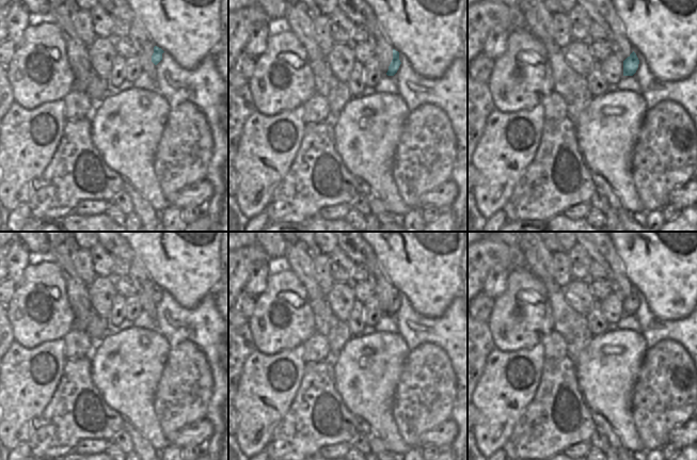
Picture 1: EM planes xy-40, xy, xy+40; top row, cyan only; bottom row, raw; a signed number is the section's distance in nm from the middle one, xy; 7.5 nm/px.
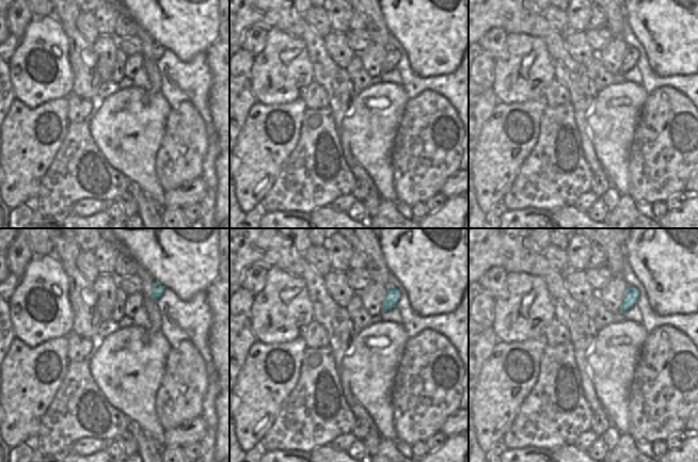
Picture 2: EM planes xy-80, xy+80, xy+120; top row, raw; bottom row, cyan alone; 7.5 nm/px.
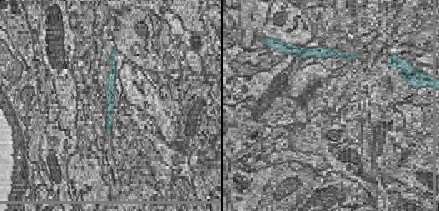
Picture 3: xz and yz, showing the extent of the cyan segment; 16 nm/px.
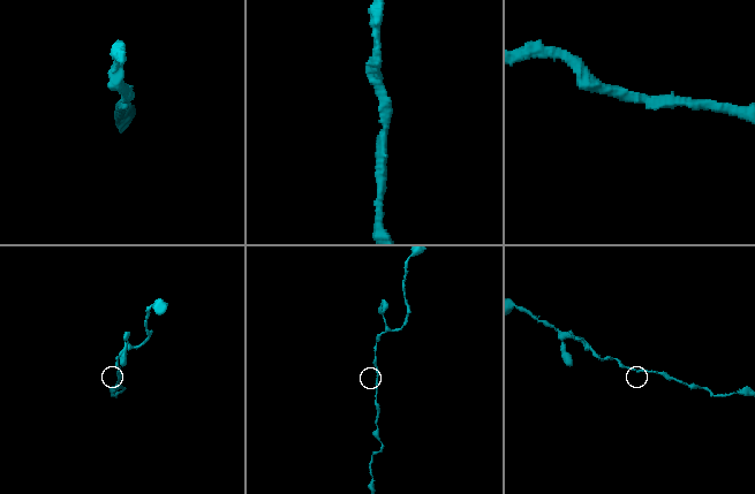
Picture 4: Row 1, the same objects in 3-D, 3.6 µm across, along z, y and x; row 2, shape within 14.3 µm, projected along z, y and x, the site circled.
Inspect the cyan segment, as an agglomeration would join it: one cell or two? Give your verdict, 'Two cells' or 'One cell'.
One cell.

